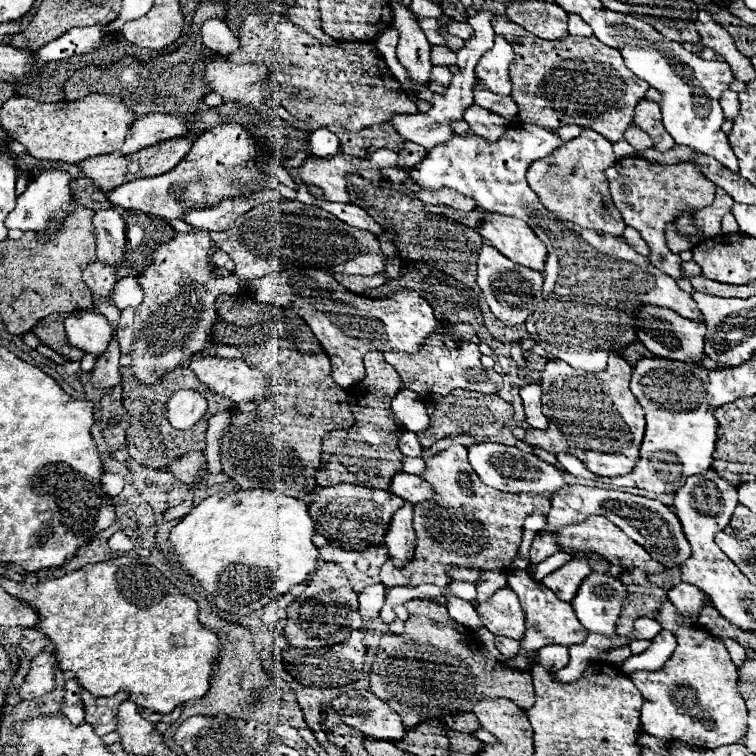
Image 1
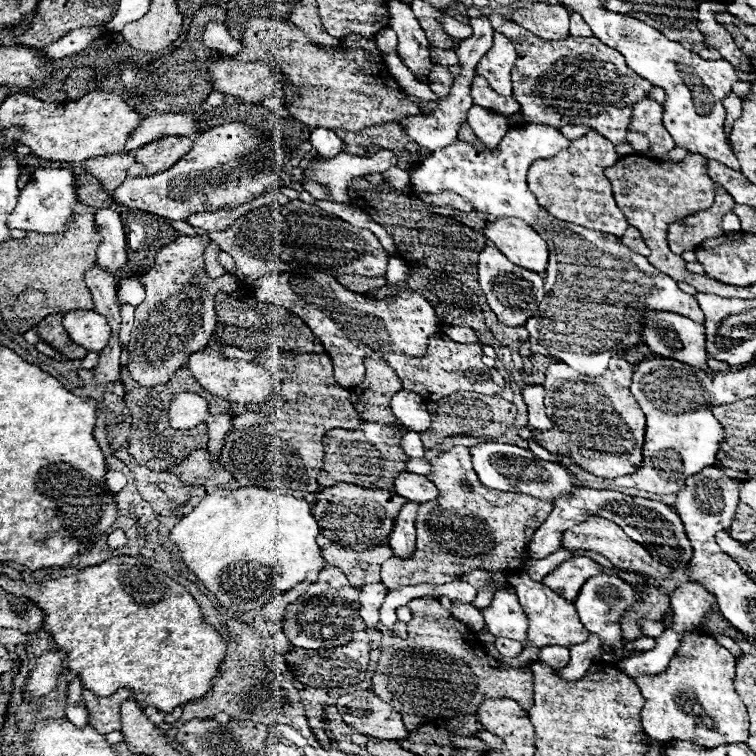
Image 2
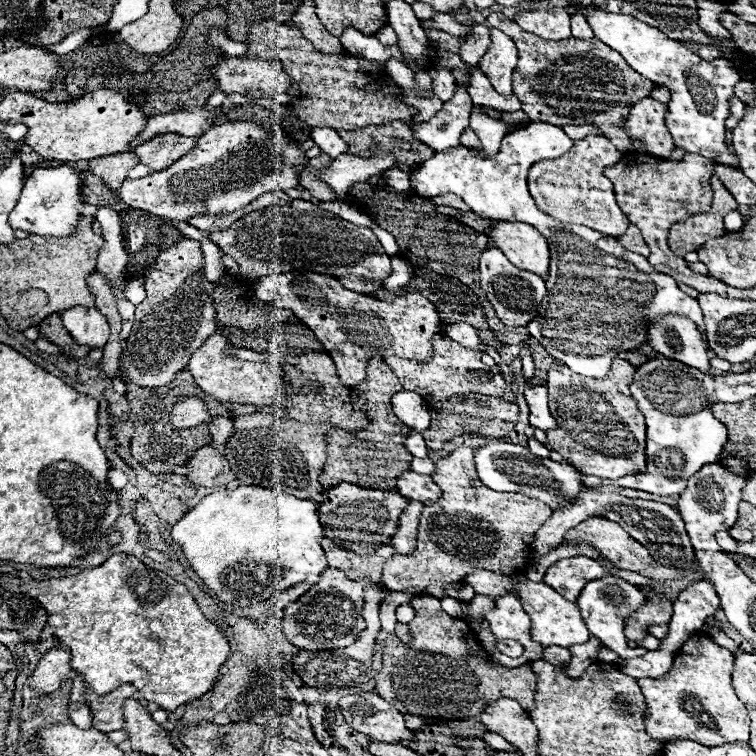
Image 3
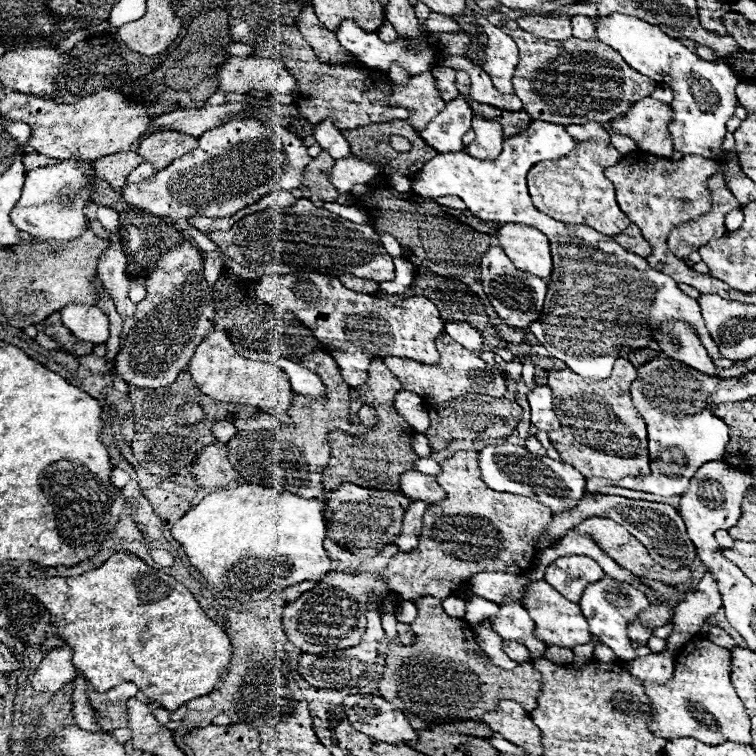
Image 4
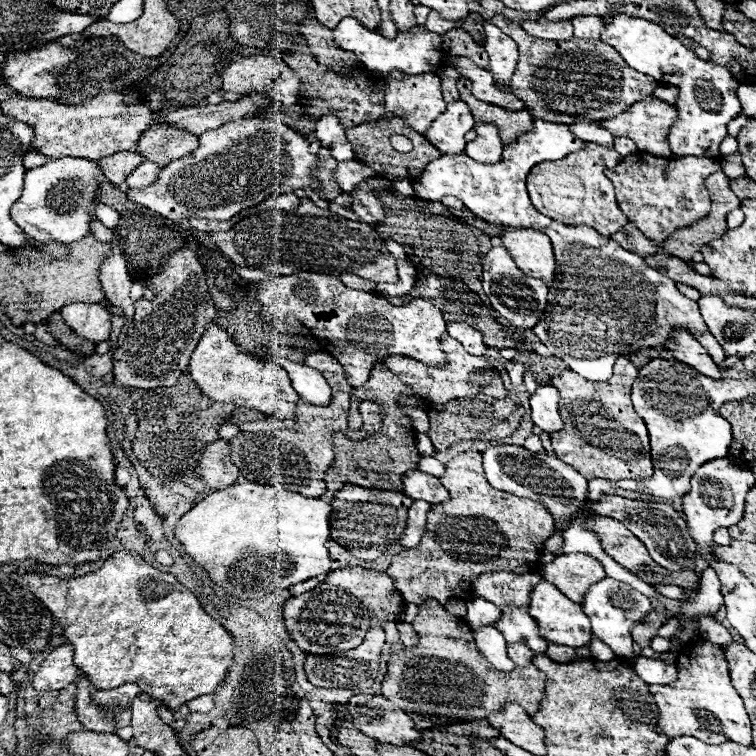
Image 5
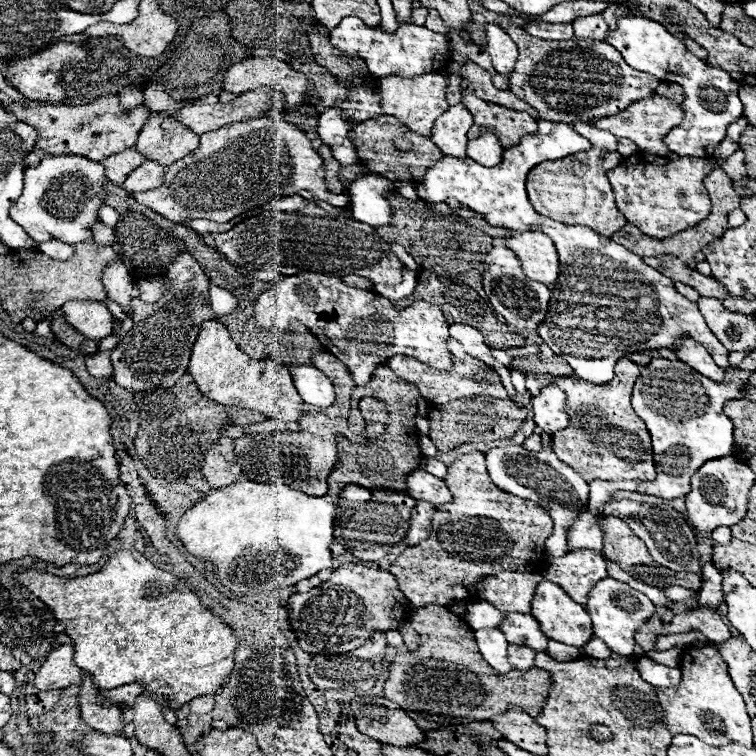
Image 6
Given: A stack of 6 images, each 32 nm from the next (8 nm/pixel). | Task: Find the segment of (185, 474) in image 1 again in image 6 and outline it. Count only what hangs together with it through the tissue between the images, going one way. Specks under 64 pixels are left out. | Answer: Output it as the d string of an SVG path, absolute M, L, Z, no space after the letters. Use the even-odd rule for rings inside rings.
M220 438L204 456L202 476L210 488L224 488L234 484L240 476L240 466L234 462L234 444L230 438Z

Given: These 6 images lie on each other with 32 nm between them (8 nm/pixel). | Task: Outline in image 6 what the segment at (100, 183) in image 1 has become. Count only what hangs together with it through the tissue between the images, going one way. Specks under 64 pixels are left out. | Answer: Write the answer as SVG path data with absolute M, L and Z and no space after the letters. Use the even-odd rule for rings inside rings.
M124 150L120 154L100 160L100 164L104 164L104 172L106 172L108 180L114 184L124 184L124 180L144 162L146 162L146 158L136 150Z

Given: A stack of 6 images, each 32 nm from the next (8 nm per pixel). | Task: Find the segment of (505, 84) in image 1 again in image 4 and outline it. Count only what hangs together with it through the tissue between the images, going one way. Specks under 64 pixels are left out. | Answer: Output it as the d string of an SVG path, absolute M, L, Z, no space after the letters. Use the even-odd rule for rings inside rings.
M473 13L477 24L481 25L488 36L484 72L492 78L494 86L502 94L512 94L512 72L518 64L518 48L510 36L506 36L500 28L492 26L486 17Z

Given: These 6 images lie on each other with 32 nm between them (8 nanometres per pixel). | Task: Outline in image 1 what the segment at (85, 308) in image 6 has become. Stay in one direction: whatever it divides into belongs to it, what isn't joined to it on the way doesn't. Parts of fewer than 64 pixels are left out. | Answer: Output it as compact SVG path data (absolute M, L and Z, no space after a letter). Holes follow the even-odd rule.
M80 310L72 312L64 320L64 328L68 344L84 350L86 354L94 354L96 358L100 358L106 352L114 334L114 328L106 320L106 316Z

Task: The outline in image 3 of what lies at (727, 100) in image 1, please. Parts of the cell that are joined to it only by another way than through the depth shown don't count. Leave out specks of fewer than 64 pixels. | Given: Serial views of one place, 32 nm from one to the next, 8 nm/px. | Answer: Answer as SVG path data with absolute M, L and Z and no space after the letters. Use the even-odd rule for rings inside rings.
M732 96L728 104L730 104L730 118L726 120L726 128L732 130L738 124L738 120L744 116L744 102L738 96Z

